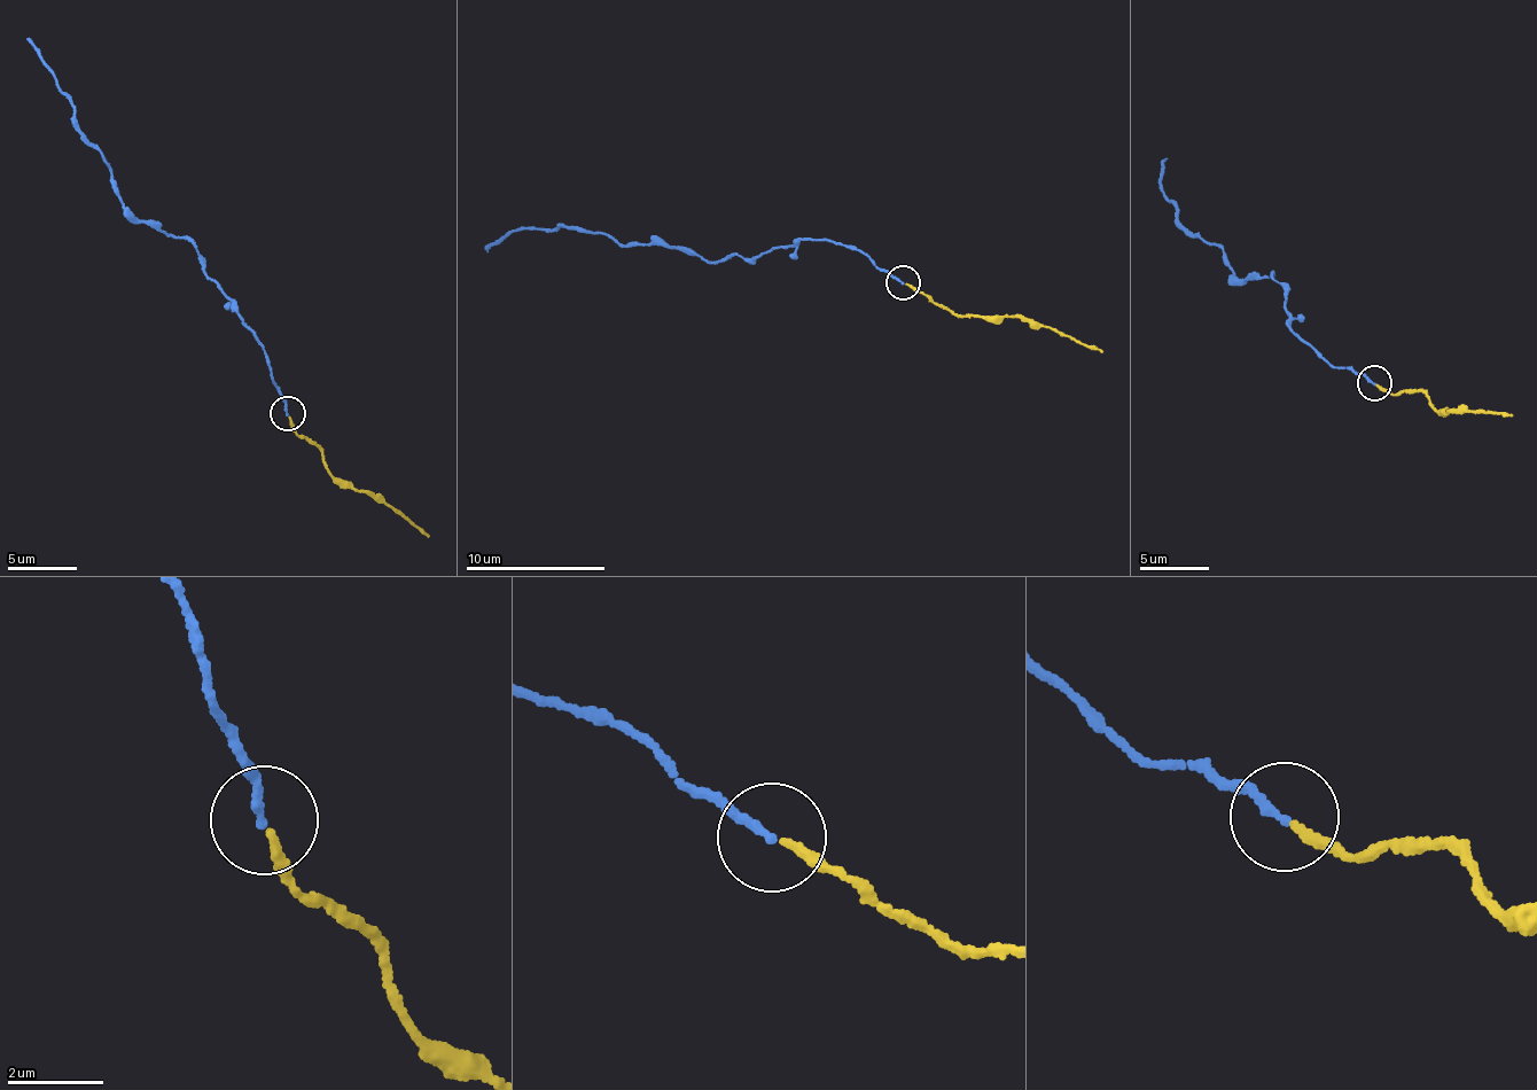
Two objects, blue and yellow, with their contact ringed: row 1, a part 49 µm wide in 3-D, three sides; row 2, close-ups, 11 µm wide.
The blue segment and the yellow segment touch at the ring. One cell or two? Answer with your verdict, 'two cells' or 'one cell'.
one cell

